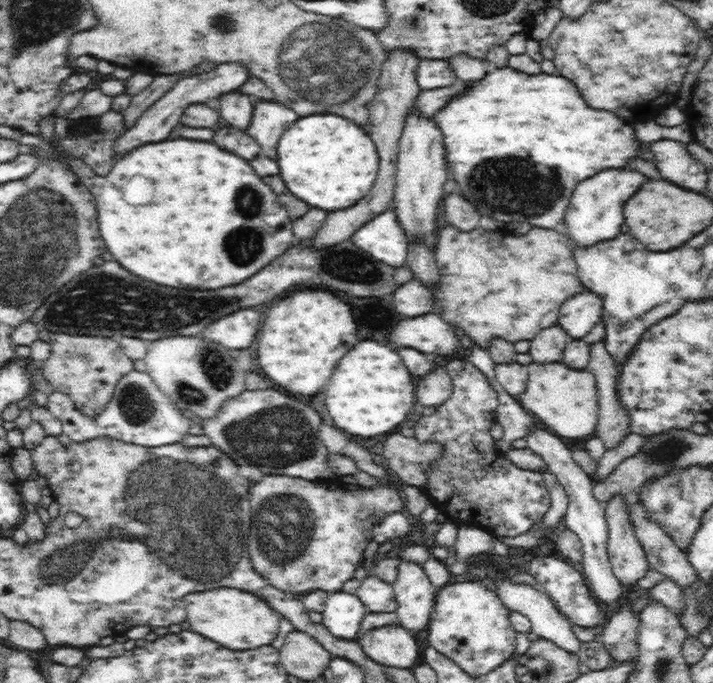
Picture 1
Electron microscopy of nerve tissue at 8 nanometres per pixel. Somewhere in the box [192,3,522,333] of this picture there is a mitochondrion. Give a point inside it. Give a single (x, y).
(331, 65)

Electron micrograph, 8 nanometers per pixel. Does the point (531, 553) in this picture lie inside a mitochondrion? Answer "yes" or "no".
no

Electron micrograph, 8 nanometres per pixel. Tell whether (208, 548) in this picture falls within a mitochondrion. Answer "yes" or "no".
yes

